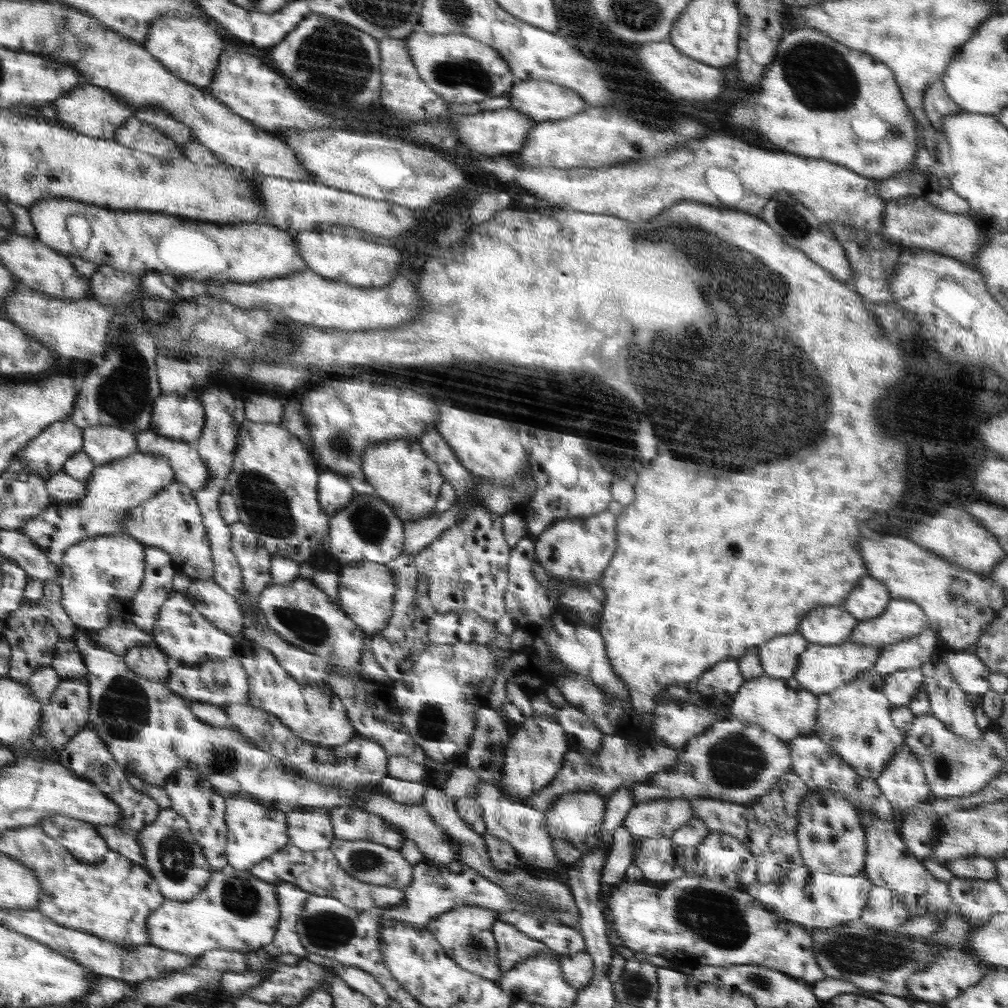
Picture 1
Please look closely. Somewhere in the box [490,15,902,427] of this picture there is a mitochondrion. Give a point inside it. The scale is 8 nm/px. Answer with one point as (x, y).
(818, 75)

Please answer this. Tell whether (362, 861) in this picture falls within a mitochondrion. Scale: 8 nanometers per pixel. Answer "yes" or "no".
yes

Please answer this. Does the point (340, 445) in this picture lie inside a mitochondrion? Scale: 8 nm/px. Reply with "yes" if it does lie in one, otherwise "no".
yes

